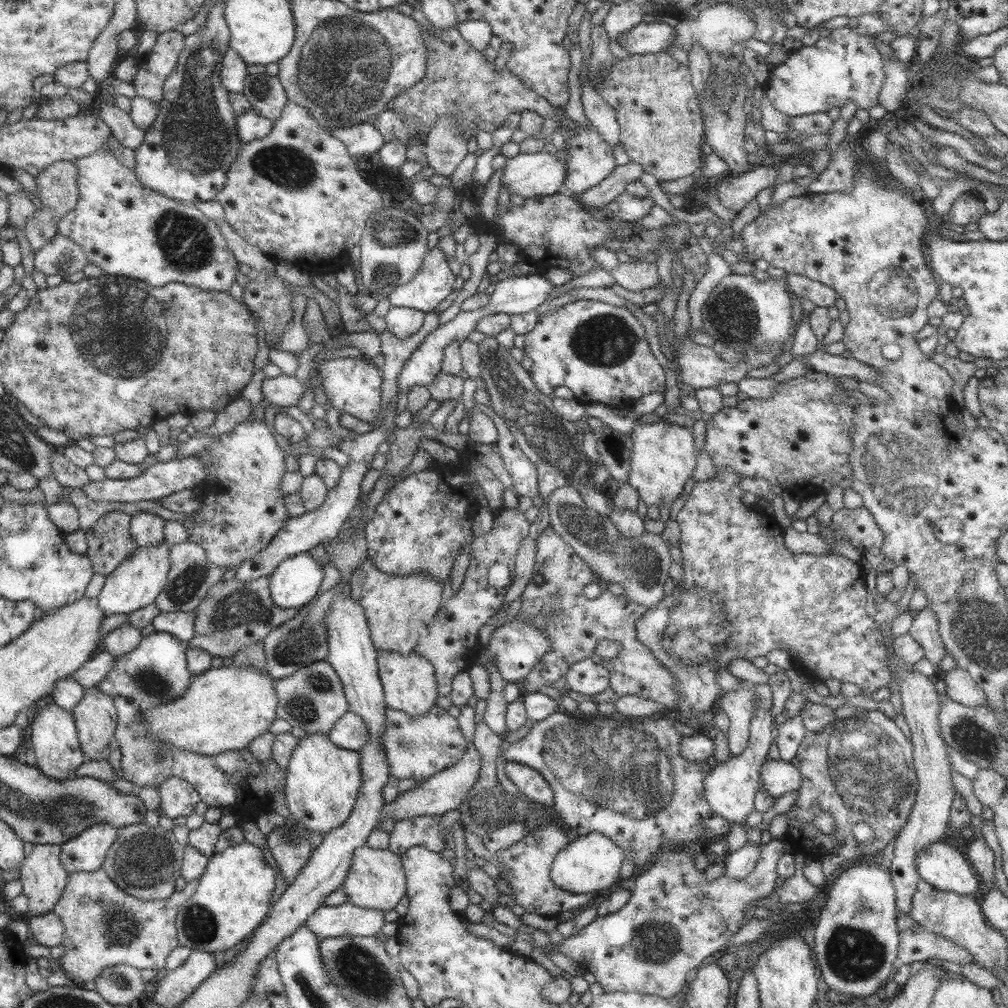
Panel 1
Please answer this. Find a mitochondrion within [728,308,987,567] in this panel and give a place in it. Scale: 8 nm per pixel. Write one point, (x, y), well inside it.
(901, 474)

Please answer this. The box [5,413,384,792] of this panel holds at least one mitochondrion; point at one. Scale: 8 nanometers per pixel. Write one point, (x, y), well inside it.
(243, 608)

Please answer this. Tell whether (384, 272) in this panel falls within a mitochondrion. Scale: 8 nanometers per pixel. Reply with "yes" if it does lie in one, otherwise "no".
yes

